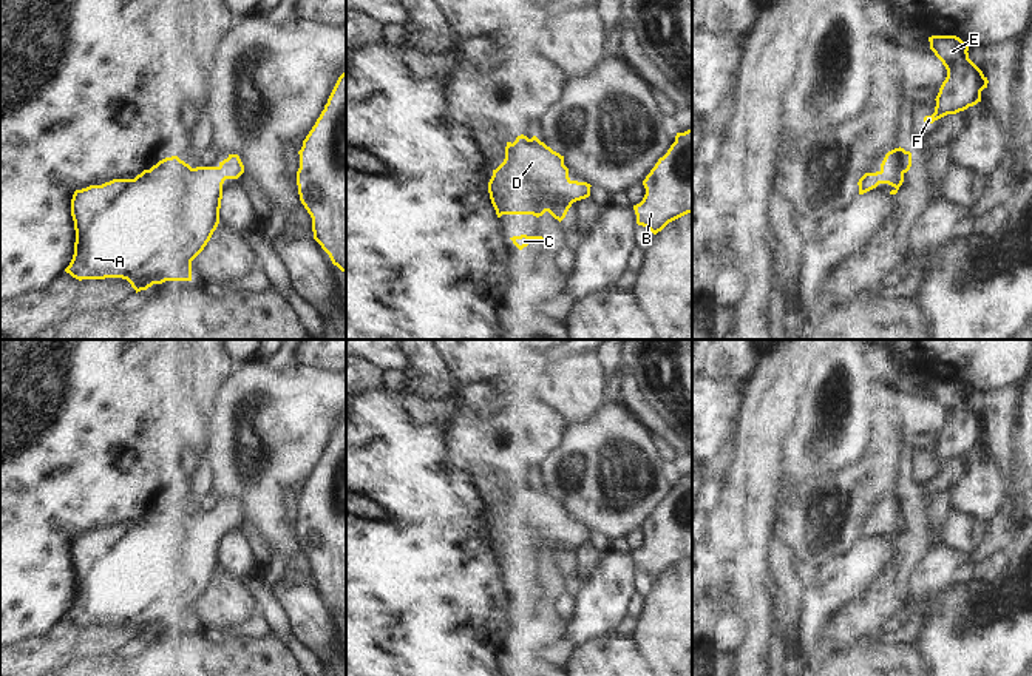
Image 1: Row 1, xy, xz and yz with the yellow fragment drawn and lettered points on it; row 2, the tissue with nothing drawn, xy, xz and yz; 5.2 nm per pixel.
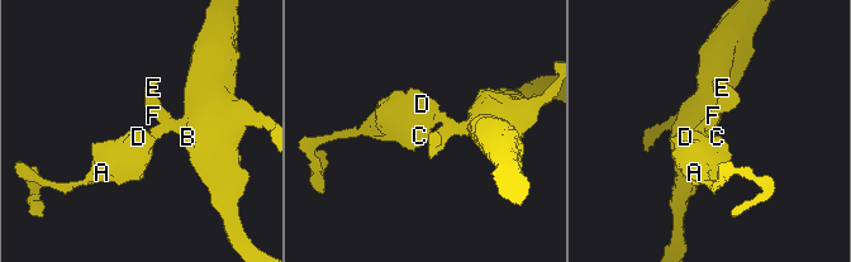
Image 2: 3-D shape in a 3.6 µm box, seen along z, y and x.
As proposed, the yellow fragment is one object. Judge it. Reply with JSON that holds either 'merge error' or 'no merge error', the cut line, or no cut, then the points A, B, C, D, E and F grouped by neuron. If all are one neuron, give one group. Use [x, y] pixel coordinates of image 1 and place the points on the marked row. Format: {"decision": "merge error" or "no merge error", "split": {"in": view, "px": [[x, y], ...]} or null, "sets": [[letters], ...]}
{"decision": "no merge error", "split": null, "sets": [["A", "B", "C", "D", "E", "F"]]}

